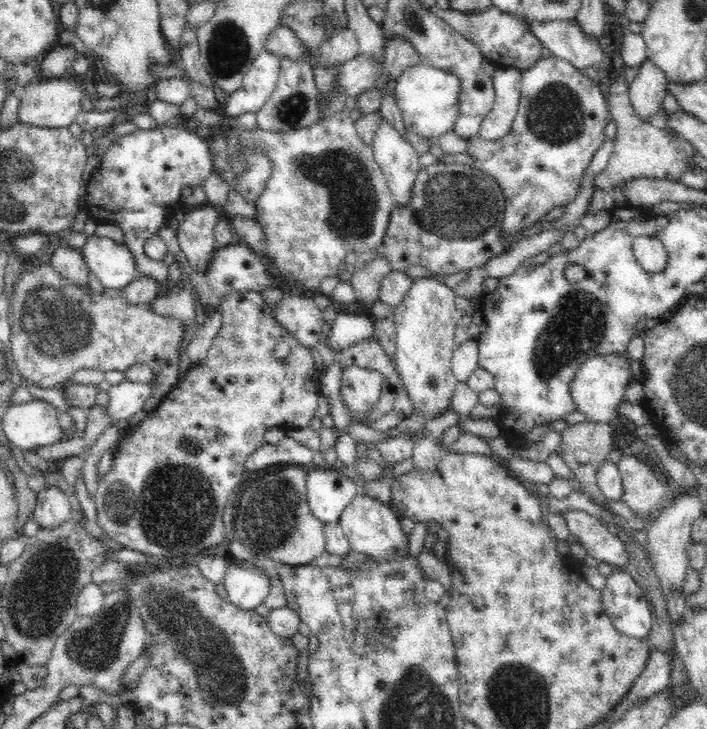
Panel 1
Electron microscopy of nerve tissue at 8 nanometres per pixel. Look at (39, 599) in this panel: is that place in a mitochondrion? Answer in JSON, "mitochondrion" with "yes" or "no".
{"mitochondrion":"yes"}

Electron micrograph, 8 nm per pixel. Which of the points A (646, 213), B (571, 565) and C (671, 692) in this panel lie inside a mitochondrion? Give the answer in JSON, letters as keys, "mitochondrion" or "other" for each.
{"A":"other","B":"other","C":"other"}

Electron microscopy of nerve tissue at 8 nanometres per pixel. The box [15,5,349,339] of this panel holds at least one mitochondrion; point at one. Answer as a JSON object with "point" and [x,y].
{"point":[228,45]}

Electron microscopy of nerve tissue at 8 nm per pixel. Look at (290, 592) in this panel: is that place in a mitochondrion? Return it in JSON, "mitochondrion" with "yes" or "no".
{"mitochondrion":"no"}

